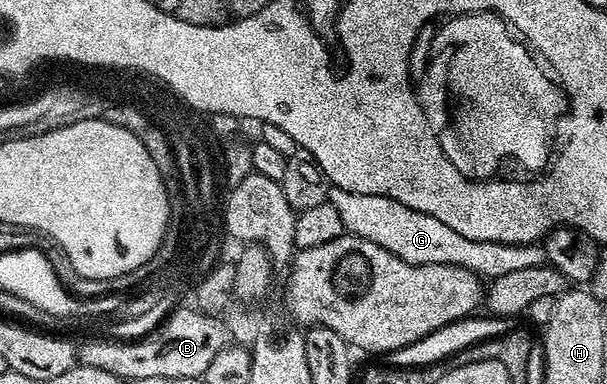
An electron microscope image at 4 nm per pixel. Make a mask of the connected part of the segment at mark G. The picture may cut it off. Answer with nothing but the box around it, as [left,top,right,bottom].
[327,186,547,280]

